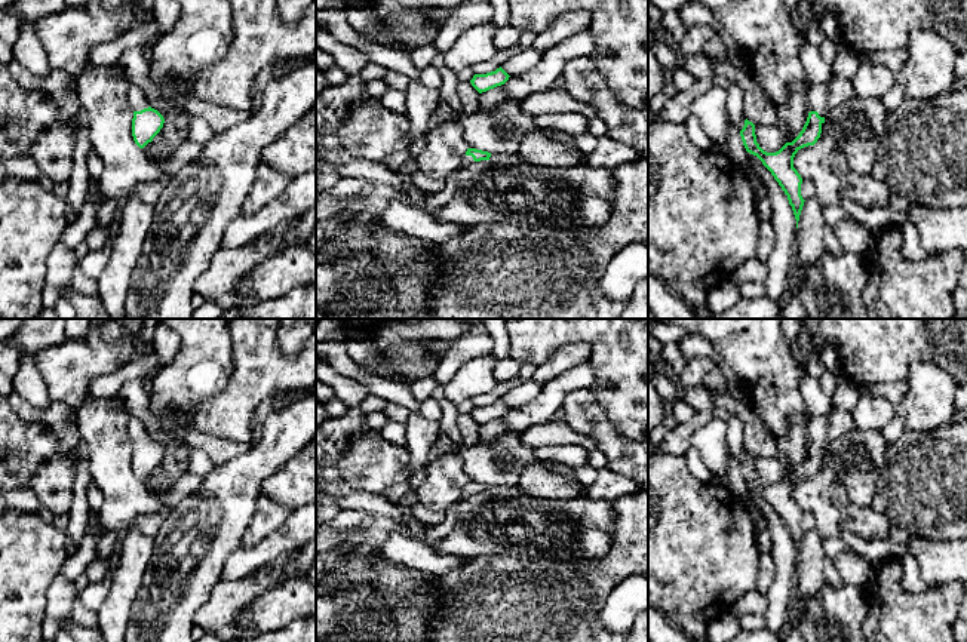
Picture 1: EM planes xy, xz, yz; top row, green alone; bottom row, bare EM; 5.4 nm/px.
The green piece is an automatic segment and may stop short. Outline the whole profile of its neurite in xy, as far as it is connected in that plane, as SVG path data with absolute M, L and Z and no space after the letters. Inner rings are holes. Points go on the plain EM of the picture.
M133 415L128 420L128 431L133 442L132 469L139 480L144 480L163 460L163 448L150 439L142 421Z

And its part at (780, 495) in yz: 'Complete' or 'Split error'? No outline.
Split error

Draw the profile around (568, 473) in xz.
M544 463L544 467L550 474L556 477L559 476L570 482L578 482L575 476L575 470L570 466L556 464L556 463Z

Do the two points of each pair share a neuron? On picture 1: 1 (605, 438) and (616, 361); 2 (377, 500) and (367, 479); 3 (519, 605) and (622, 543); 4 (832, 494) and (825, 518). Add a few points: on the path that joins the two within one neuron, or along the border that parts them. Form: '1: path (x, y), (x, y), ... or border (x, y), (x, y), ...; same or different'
1: border (591, 390), (610, 423), (632, 441); different
2: border (381, 491), (352, 491), (340, 495); different
3: path (546, 605), (553, 605), (588, 584), (602, 570); same
4: path (826, 500), (826, 512); same

